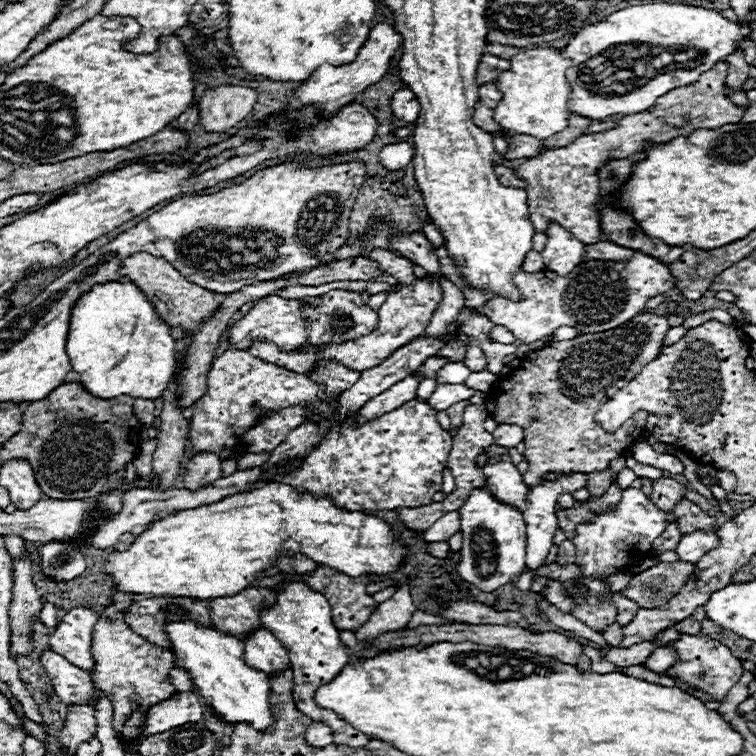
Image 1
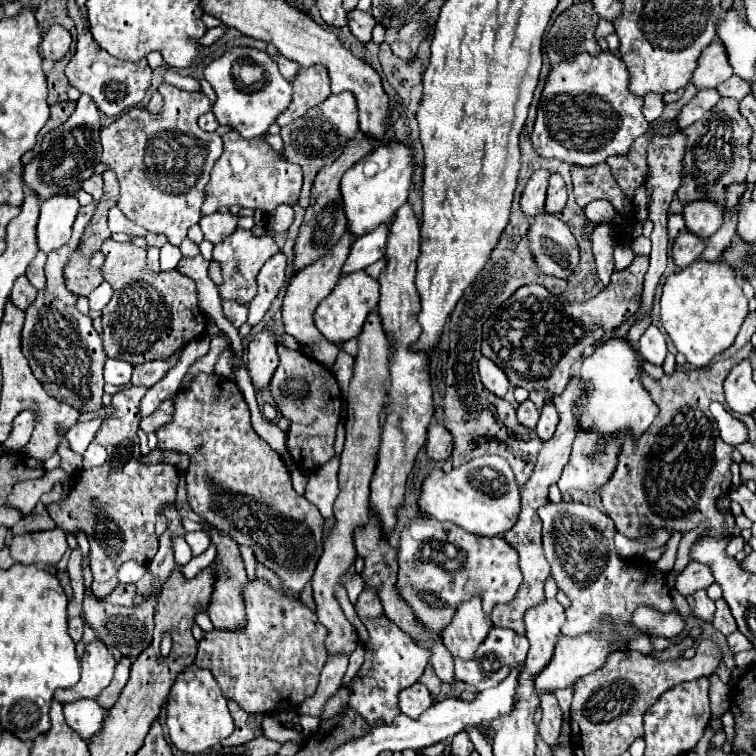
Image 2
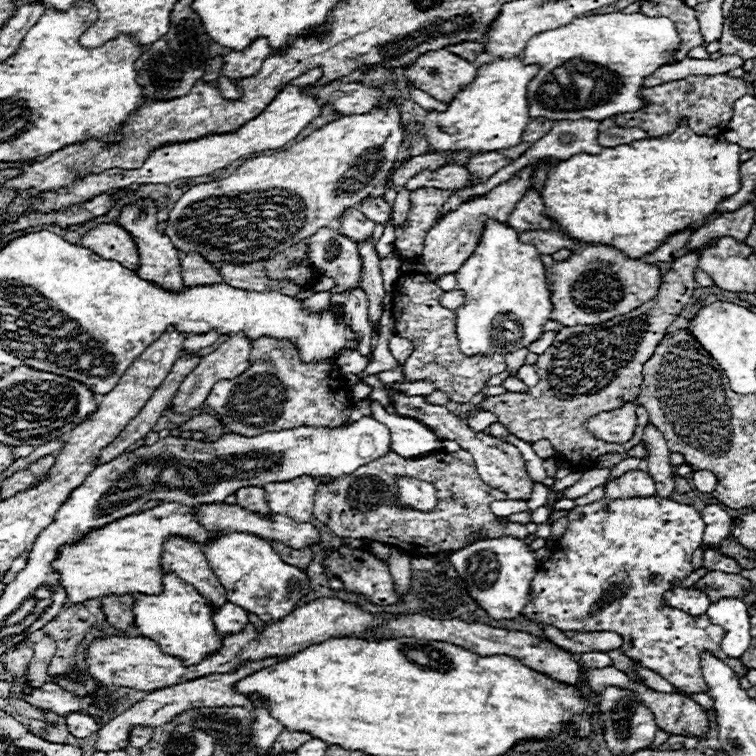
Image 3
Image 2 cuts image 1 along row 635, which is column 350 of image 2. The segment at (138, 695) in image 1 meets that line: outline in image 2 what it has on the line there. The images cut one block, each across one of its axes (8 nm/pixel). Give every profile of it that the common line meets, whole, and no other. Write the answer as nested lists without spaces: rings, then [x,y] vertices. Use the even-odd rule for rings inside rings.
[[[350,92],[344,94],[332,94],[328,100],[324,100],[320,106],[312,108],[302,116],[300,120],[294,120],[292,124],[284,126],[280,136],[284,140],[284,158],[290,162],[296,162],[302,166],[304,172],[304,186],[300,194],[300,206],[306,208],[310,200],[310,186],[314,182],[316,172],[324,166],[334,162],[340,154],[344,144],[356,136],[358,132],[358,110],[356,110],[356,100]]]

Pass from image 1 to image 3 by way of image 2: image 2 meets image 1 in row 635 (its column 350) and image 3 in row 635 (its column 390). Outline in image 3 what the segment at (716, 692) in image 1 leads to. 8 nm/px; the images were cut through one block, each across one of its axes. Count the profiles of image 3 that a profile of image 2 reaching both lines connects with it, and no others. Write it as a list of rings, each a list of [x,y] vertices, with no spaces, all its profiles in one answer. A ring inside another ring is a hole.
[[[648,496],[648,498],[620,498],[620,500],[596,500],[586,506],[574,506],[568,512],[568,530],[556,542],[556,548],[548,560],[540,564],[532,584],[532,598],[524,610],[524,616],[540,626],[554,626],[560,630],[576,632],[596,632],[596,630],[616,630],[624,634],[624,654],[636,660],[640,666],[654,670],[672,686],[698,694],[706,692],[708,686],[700,670],[700,650],[712,650],[718,658],[724,658],[736,674],[746,676],[748,668],[738,658],[728,658],[720,650],[722,628],[712,624],[706,614],[692,616],[684,610],[664,604],[664,594],[674,590],[672,582],[688,578],[692,568],[692,554],[702,548],[704,520],[700,512],[692,506],[678,504],[670,498]],[[620,586],[620,596],[614,600],[604,600],[604,592]]]

